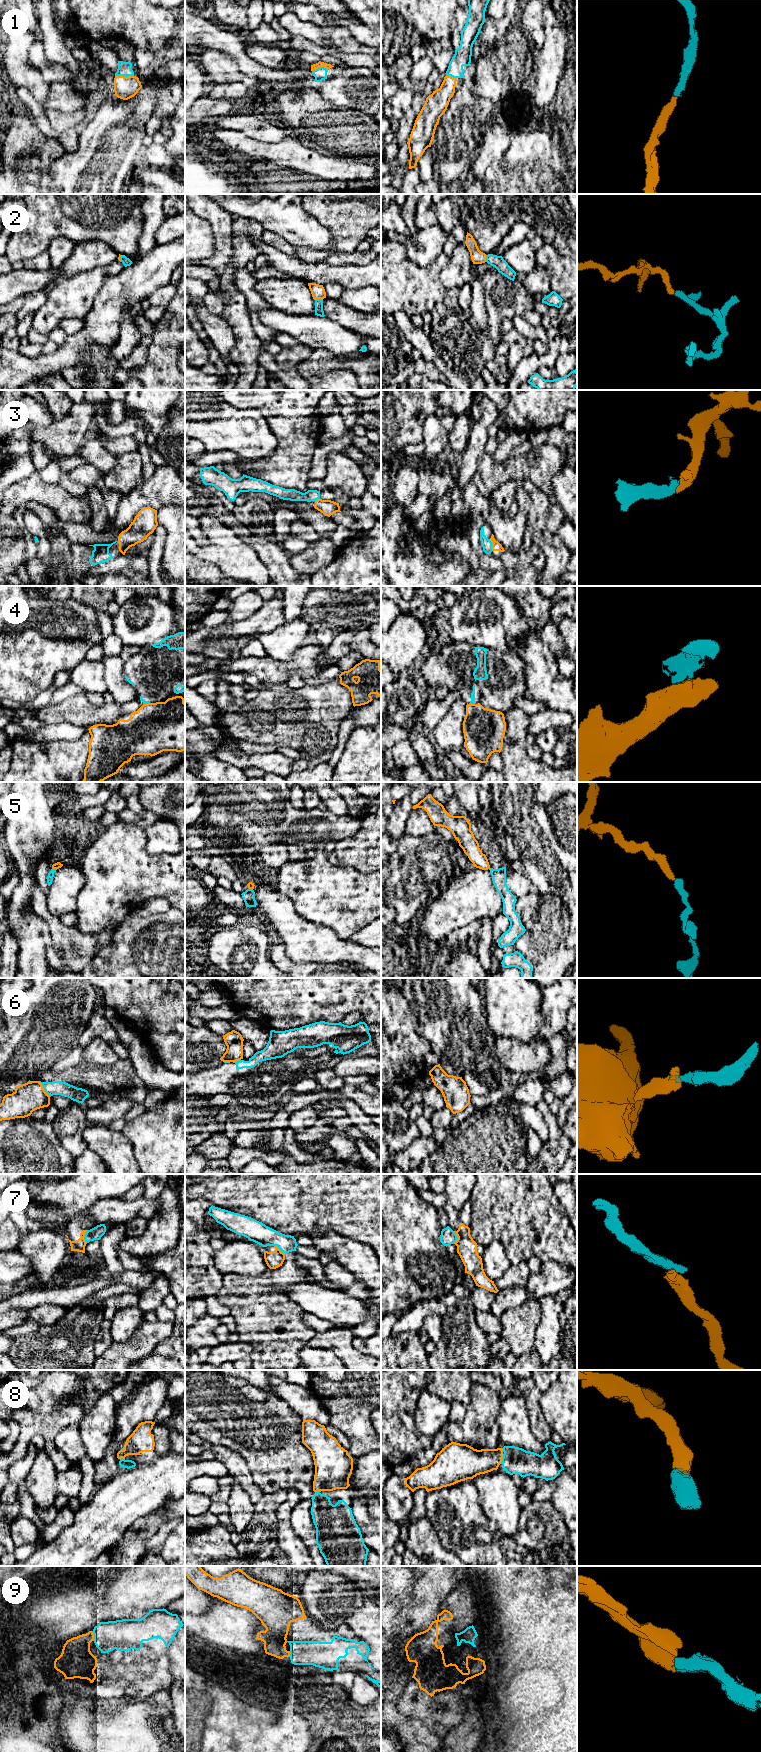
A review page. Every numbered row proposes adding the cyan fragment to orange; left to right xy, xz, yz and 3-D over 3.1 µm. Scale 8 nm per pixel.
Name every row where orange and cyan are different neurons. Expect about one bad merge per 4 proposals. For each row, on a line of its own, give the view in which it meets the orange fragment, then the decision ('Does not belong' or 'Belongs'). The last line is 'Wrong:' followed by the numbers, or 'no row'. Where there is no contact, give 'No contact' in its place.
1: Touches orange in xy. Belongs
2: Touches orange in xz. Belongs
3: Touches orange in yz. Belongs
4: Touches orange in yz. Does not belong
5: Touches orange in xz. Belongs
6: Touches orange in xy. Does not belong
7: Touches orange in xy. Does not belong
8: Touches orange in yz. Belongs
9: Touches orange in xy. Belongs
Wrong: 4, 6, 7

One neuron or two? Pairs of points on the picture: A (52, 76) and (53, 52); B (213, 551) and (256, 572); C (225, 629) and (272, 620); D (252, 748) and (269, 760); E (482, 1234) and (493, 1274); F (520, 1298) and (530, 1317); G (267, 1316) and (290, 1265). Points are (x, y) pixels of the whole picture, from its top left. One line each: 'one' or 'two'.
A: two
B: one
C: one
D: two
E: two
F: two
G: one

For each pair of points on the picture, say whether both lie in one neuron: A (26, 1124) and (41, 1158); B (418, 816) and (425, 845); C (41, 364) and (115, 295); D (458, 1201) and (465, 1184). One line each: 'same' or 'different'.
A: same
B: different
C: same
D: same

